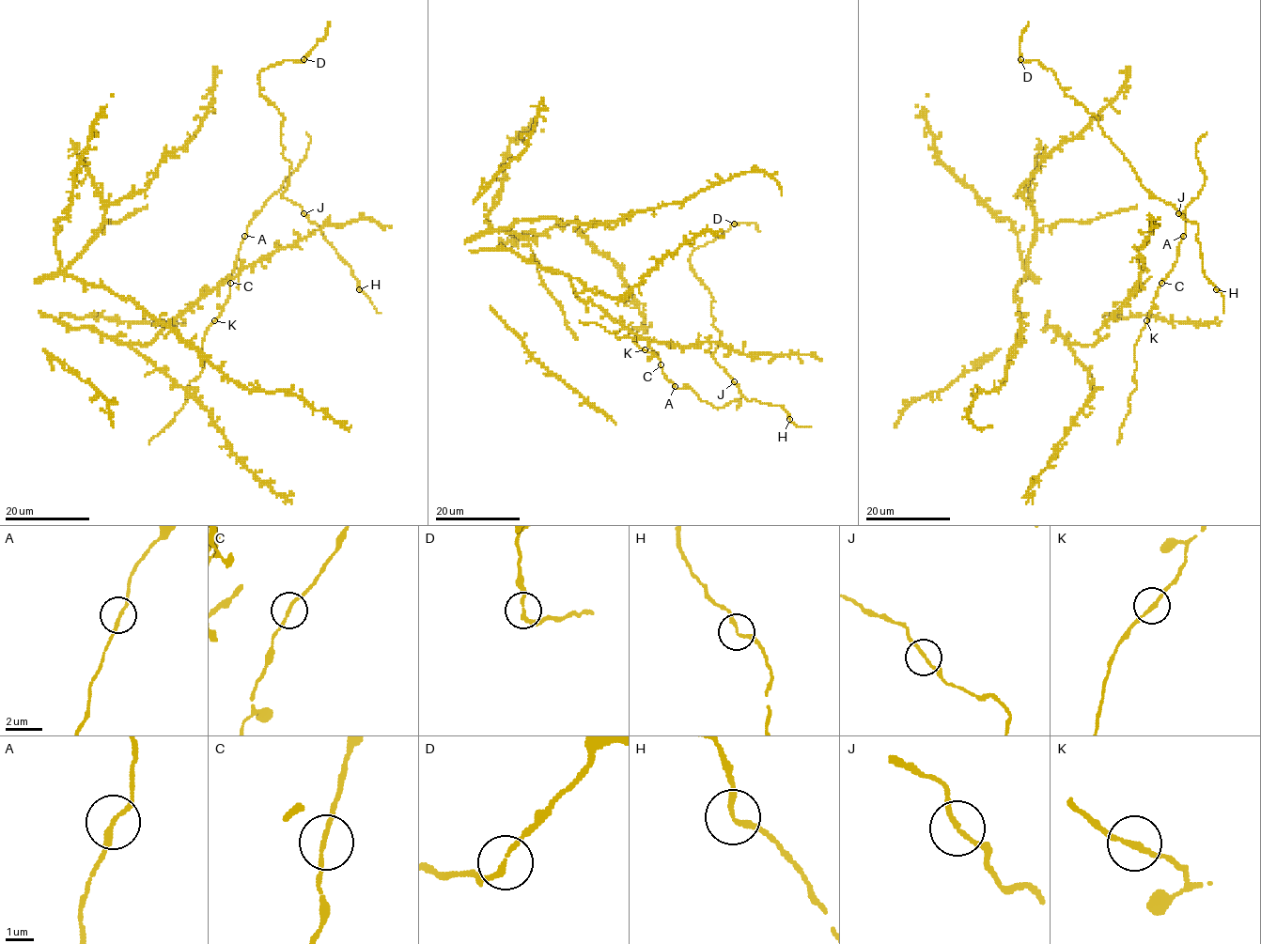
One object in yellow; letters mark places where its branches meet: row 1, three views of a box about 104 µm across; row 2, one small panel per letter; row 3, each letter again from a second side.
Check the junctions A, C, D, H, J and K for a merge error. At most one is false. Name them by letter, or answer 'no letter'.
no letter

